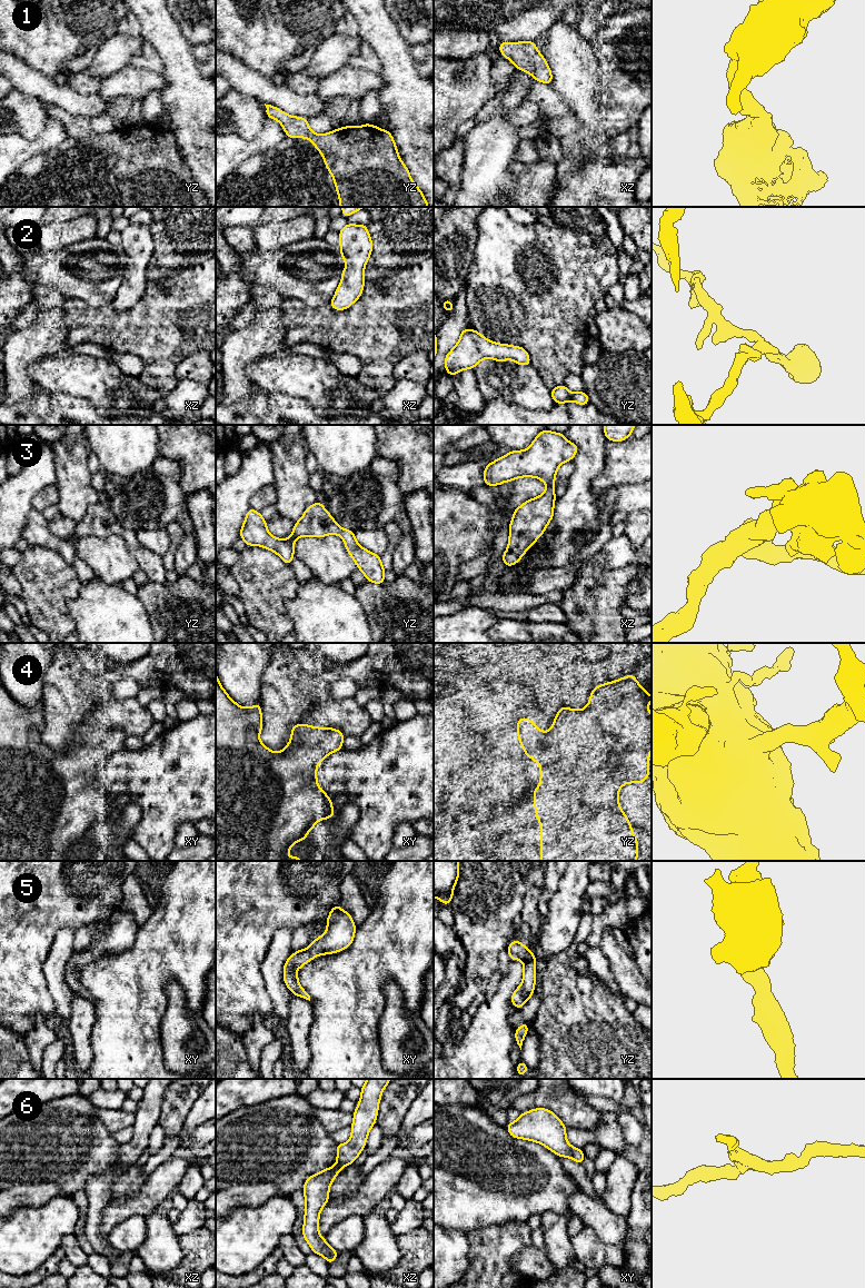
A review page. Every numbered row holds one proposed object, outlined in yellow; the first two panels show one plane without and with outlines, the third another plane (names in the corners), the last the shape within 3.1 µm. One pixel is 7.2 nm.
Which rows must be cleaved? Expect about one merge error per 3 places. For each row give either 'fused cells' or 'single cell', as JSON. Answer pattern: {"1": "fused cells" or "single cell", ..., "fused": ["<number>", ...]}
{"1": "single cell", "2": "single cell", "3": "single cell", "4": "single cell", "5": "single cell", "6": "single cell", "fused": []}

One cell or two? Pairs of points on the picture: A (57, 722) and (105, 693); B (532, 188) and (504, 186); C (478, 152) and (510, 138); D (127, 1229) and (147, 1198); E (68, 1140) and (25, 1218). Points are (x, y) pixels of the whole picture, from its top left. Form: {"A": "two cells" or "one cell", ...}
{"A": "one cell", "B": "two cells", "C": "one cell", "D": "two cells", "E": "two cells"}

